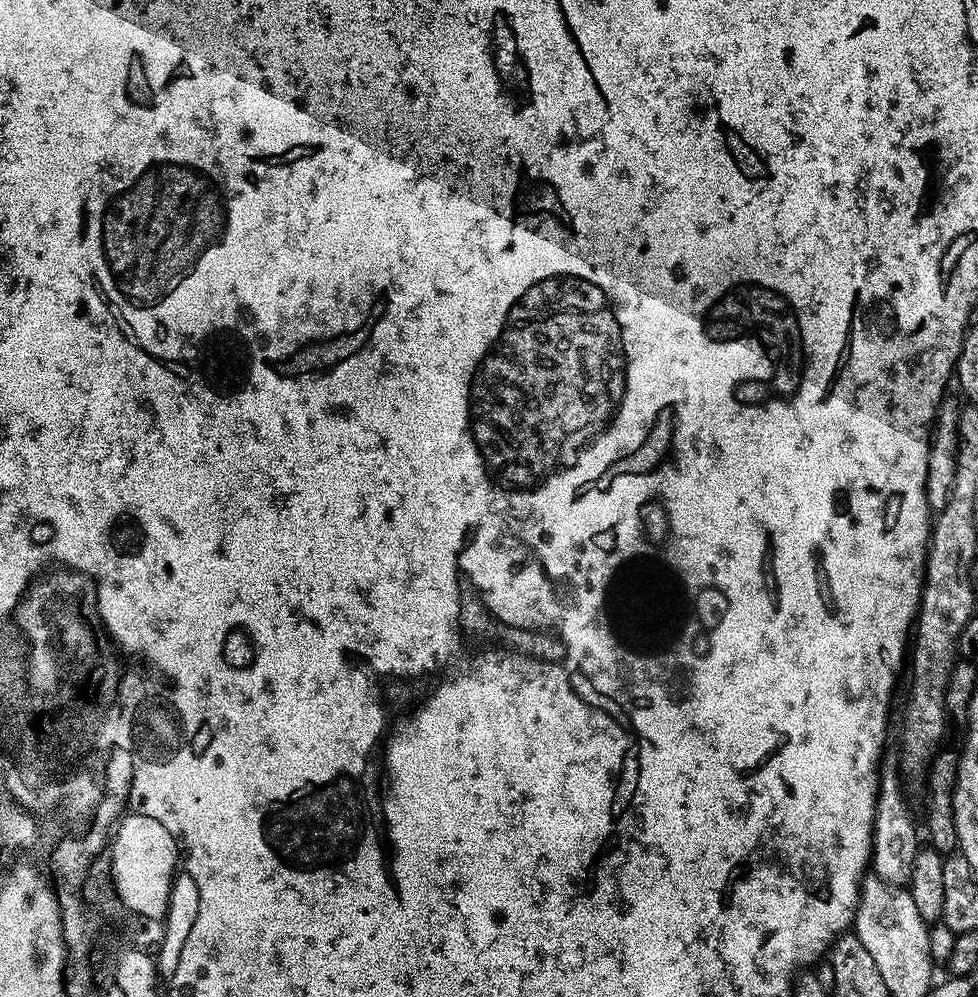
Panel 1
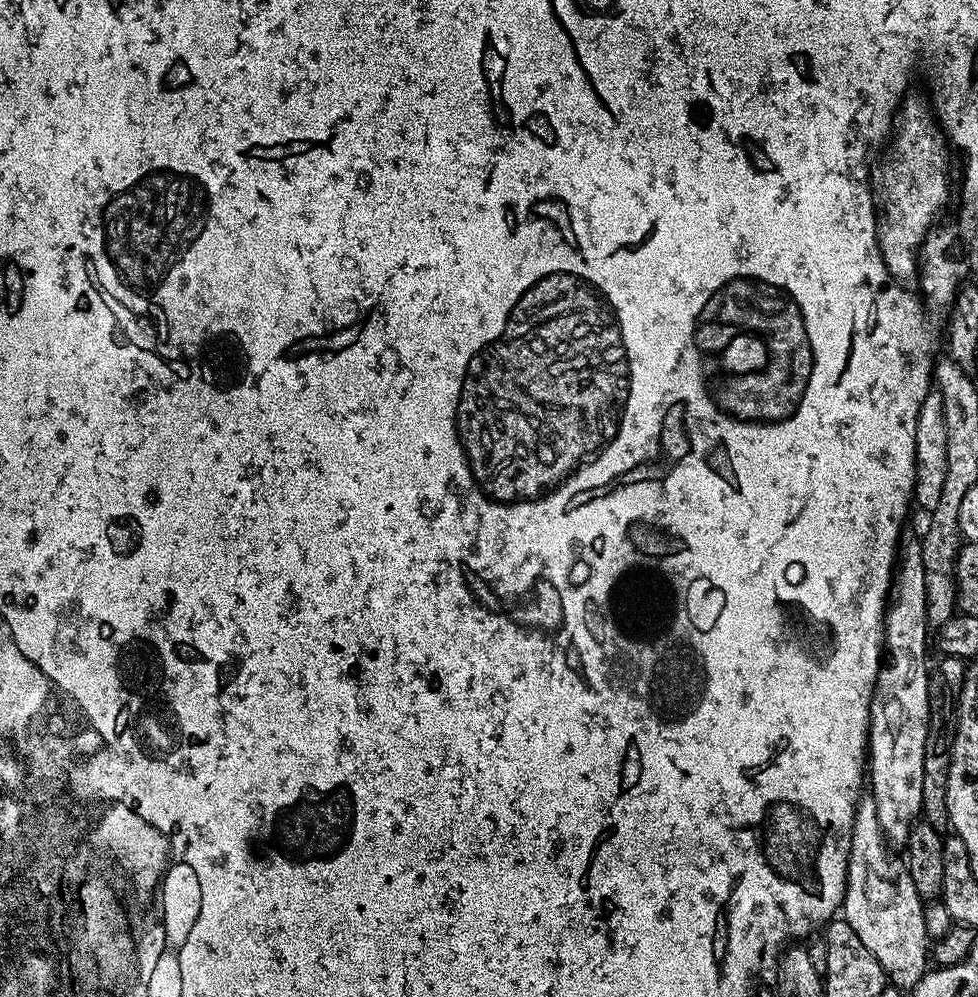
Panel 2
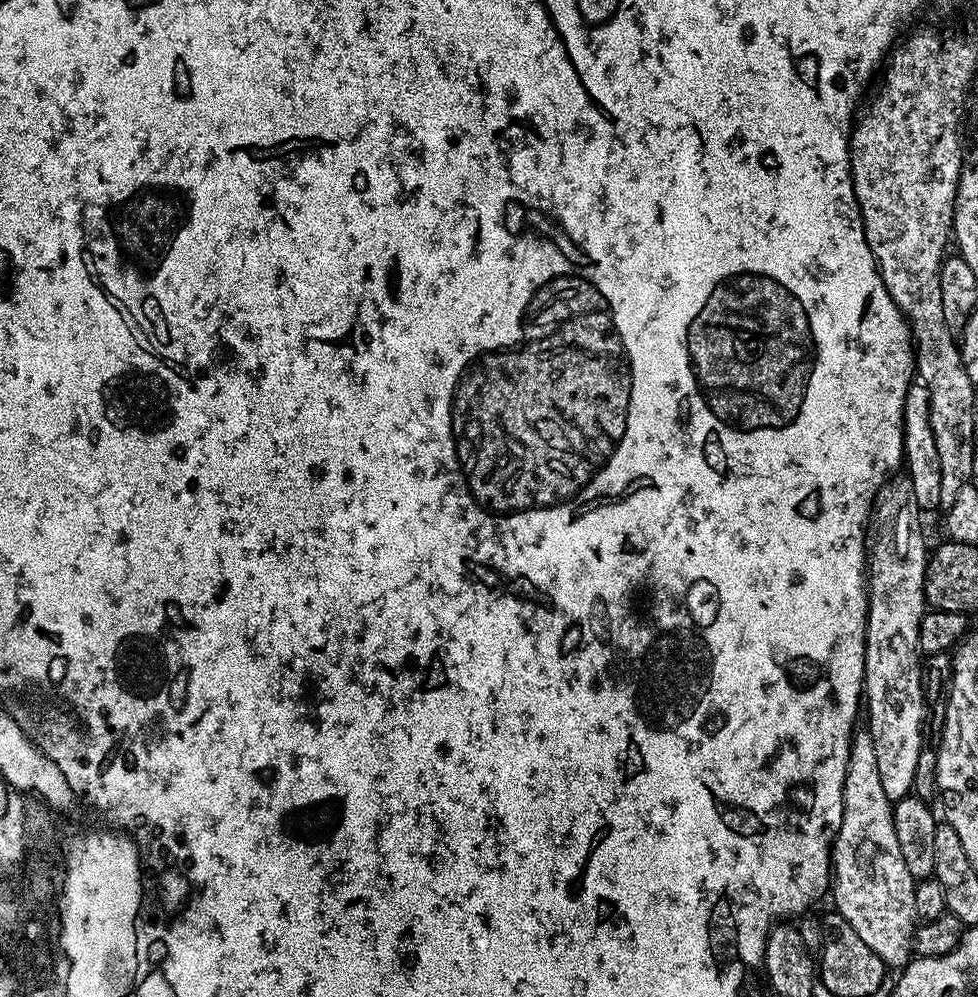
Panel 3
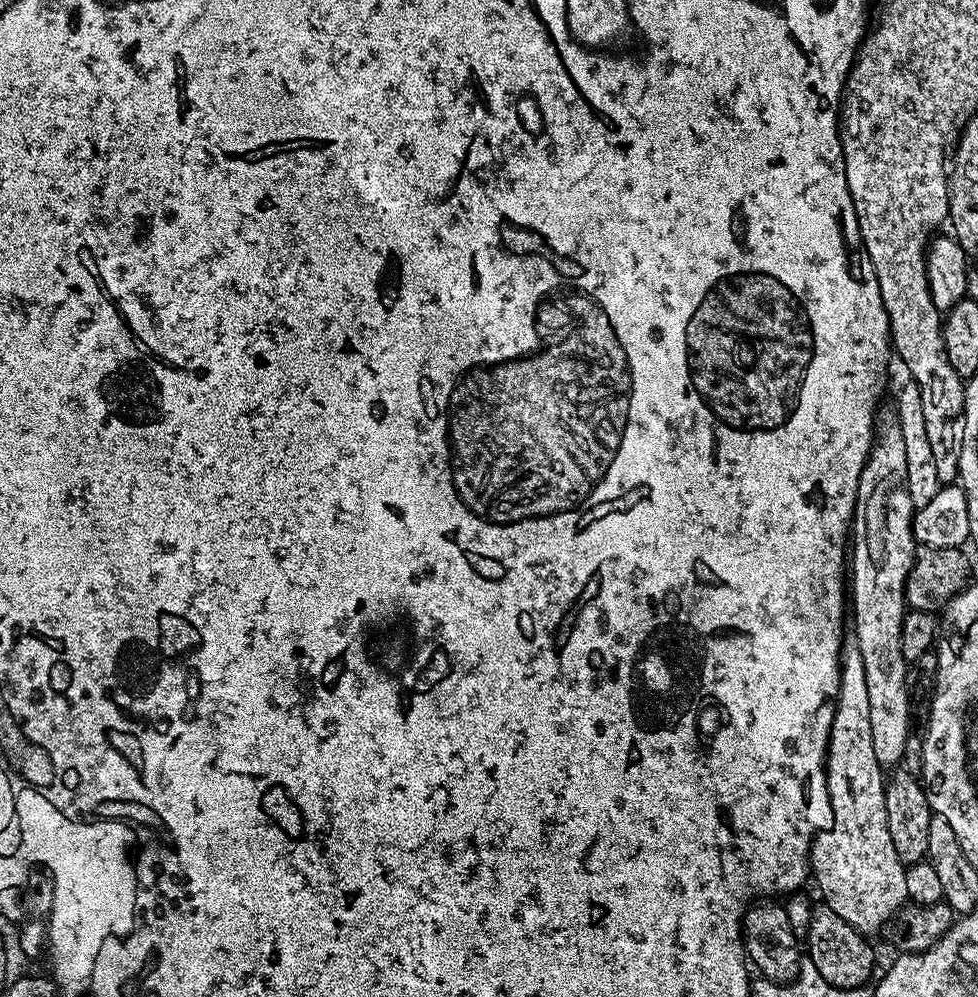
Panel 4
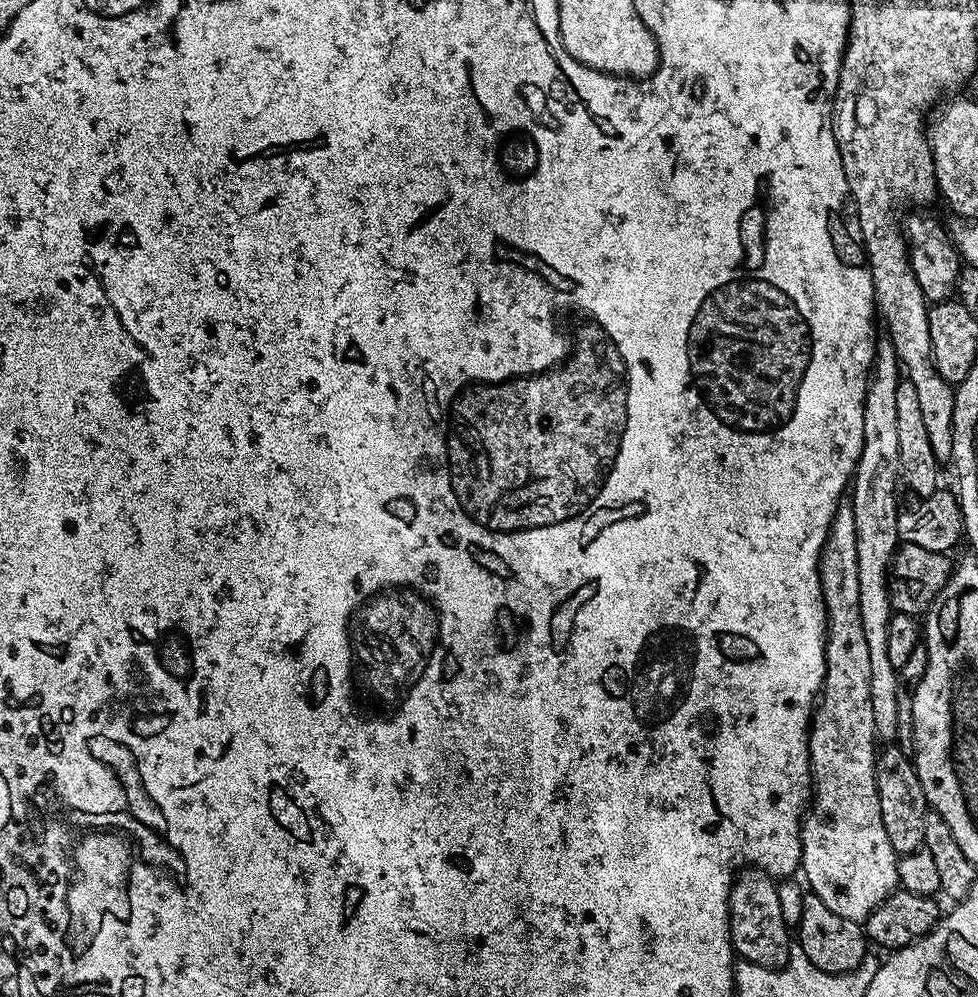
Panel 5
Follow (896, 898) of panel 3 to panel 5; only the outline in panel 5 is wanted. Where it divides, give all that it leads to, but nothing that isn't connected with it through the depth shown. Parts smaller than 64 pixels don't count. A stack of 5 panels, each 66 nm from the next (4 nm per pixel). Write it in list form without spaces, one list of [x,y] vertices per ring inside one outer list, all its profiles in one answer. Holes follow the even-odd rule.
[[[844,502],[836,509],[836,517],[832,519],[832,529],[828,531],[828,540],[820,552],[820,585],[824,591],[824,607],[828,610],[828,635],[824,645],[826,671],[824,671],[824,687],[820,689],[818,703],[812,714],[812,723],[808,733],[808,761],[812,763],[812,782],[814,785],[814,808],[820,811],[820,816],[809,815],[803,821],[800,830],[800,868],[802,876],[808,879],[811,895],[822,898],[834,914],[842,914],[842,918],[850,918],[857,922],[867,921],[868,916],[877,906],[897,891],[900,879],[896,861],[898,854],[894,846],[890,846],[890,838],[886,838],[886,826],[882,826],[882,810],[878,802],[878,786],[876,785],[876,757],[878,755],[878,737],[874,726],[874,710],[870,706],[870,650],[866,646],[866,630],[862,630],[862,610],[860,609],[860,587],[858,586],[858,546],[854,530],[854,514],[851,503]]]

